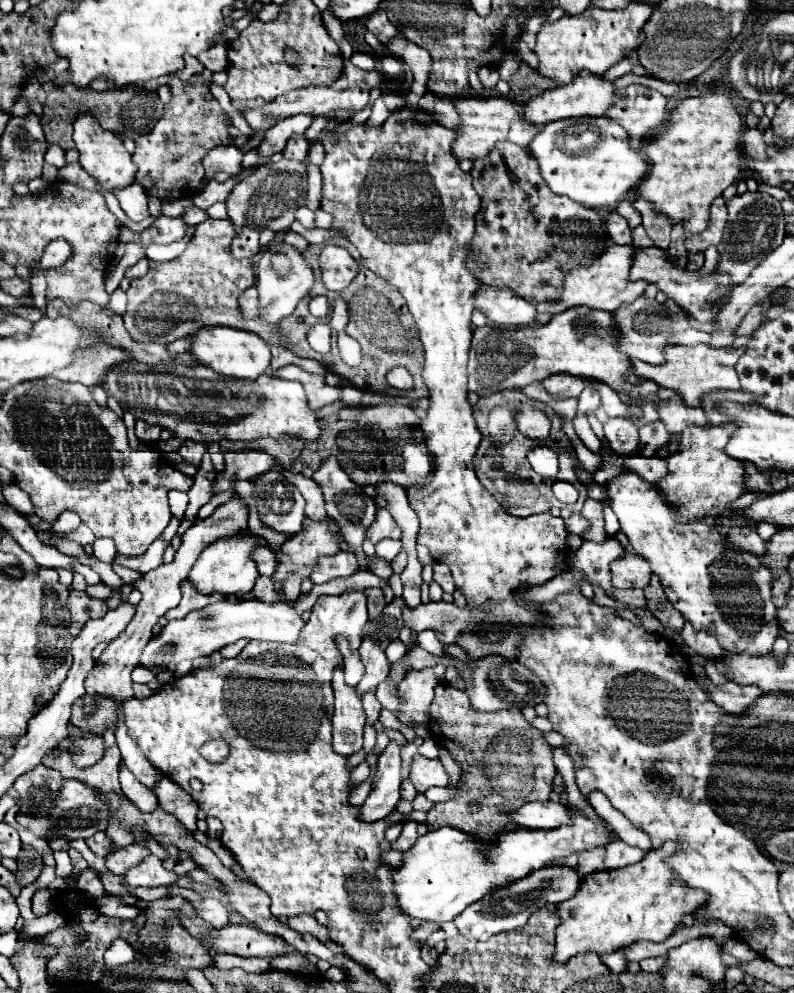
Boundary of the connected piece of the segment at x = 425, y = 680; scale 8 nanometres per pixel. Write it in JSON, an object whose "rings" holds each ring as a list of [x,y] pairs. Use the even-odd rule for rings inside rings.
{"rings":[[[433,666],[425,670],[413,670],[407,678],[397,686],[401,706],[395,714],[403,724],[423,724],[429,718],[429,706],[433,702],[433,688],[439,682],[445,682],[445,668]]]}

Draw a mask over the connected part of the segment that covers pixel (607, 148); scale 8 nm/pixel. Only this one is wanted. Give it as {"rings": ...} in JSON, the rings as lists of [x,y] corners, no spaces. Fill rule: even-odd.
{"rings":[[[569,118],[569,120],[561,120],[561,122],[551,122],[551,124],[543,126],[541,132],[531,140],[531,144],[527,146],[527,152],[529,152],[529,156],[533,156],[537,160],[539,172],[541,172],[545,184],[555,194],[567,196],[567,198],[579,202],[581,206],[589,206],[589,208],[613,206],[613,204],[621,202],[623,196],[627,196],[629,190],[633,190],[643,180],[645,172],[649,170],[649,166],[641,158],[641,154],[631,150],[627,132],[617,122],[611,122],[609,118]],[[577,122],[599,124],[601,142],[597,148],[593,148],[589,154],[583,154],[583,156],[565,154],[563,150],[559,150],[555,146],[555,134],[561,132],[563,126],[571,126]]]}

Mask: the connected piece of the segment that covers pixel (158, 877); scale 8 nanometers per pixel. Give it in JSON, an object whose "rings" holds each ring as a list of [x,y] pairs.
{"rings":[[[149,854],[137,866],[129,868],[123,874],[123,884],[131,886],[131,888],[137,888],[137,886],[147,886],[147,888],[165,886],[165,884],[177,882],[177,880],[179,880],[179,876],[175,872],[167,872],[163,868],[161,860],[157,856],[153,856],[153,854]]]}

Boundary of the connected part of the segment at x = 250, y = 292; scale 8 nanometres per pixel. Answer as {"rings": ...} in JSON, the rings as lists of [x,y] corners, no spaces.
{"rings":[[[255,286],[247,288],[239,298],[239,310],[245,318],[255,318],[259,314],[259,296]]]}

